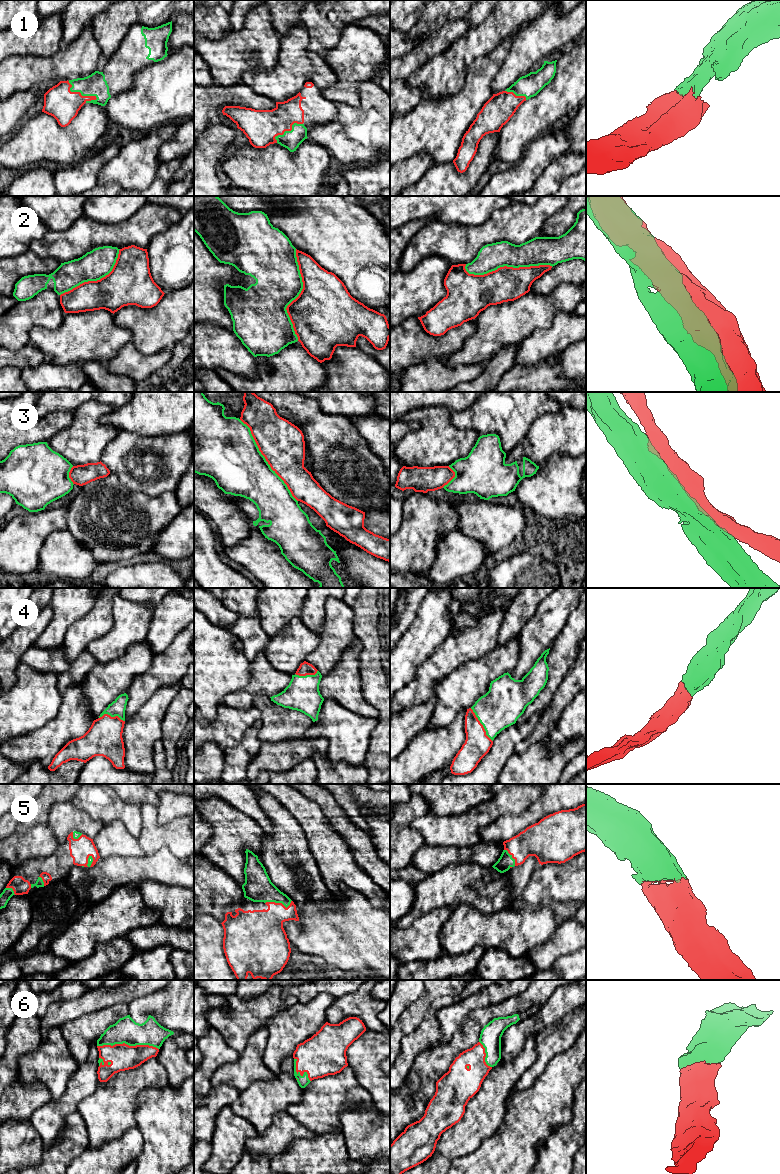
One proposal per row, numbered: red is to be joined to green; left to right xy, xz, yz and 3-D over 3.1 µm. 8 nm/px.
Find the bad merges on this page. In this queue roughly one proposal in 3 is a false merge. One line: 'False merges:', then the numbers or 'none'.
False merges: 2, 3

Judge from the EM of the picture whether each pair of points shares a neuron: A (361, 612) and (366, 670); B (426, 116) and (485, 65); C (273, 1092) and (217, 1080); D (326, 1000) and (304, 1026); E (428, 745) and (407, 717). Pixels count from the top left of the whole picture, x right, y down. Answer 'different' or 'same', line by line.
A: same
B: same
C: different
D: same
E: different

